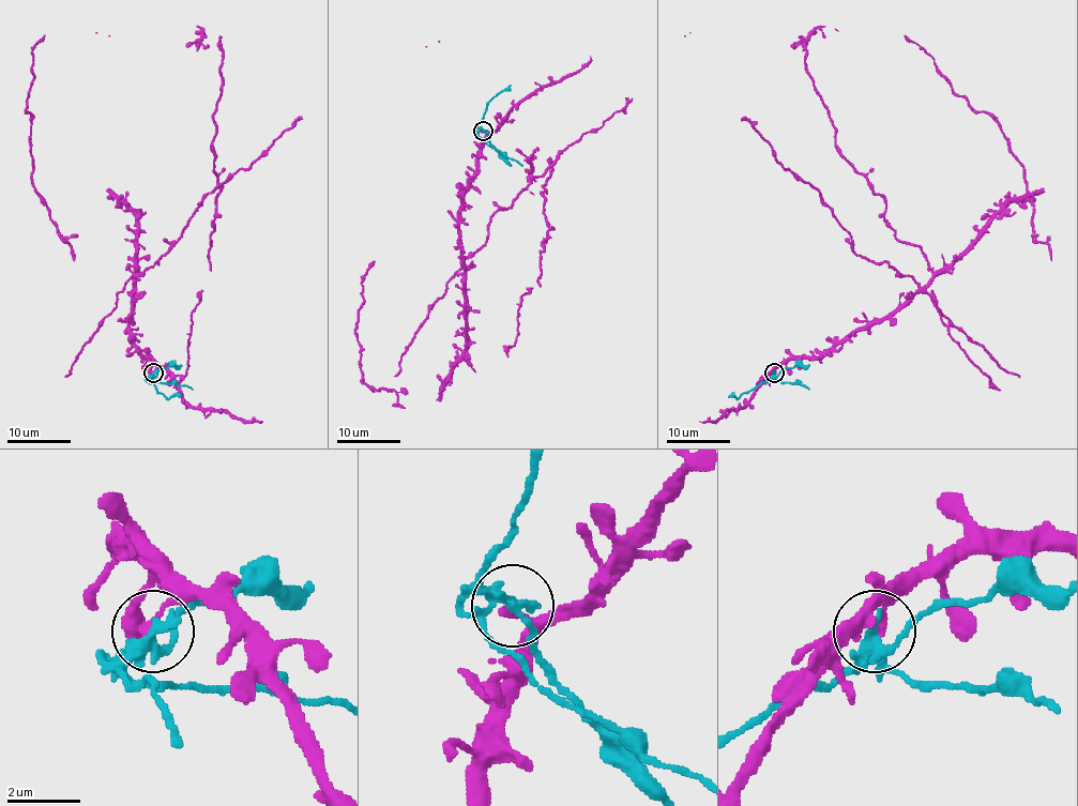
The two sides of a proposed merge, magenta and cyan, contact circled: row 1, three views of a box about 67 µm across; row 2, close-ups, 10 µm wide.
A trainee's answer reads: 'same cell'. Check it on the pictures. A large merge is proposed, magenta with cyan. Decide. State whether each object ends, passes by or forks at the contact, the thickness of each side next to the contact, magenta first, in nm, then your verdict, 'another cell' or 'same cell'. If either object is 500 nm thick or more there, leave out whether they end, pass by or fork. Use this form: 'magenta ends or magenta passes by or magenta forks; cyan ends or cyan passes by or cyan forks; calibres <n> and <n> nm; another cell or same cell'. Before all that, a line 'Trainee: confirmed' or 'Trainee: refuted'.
Trainee: refuted
magenta ends; cyan forks; calibres 240 and 220 nm; another cell

